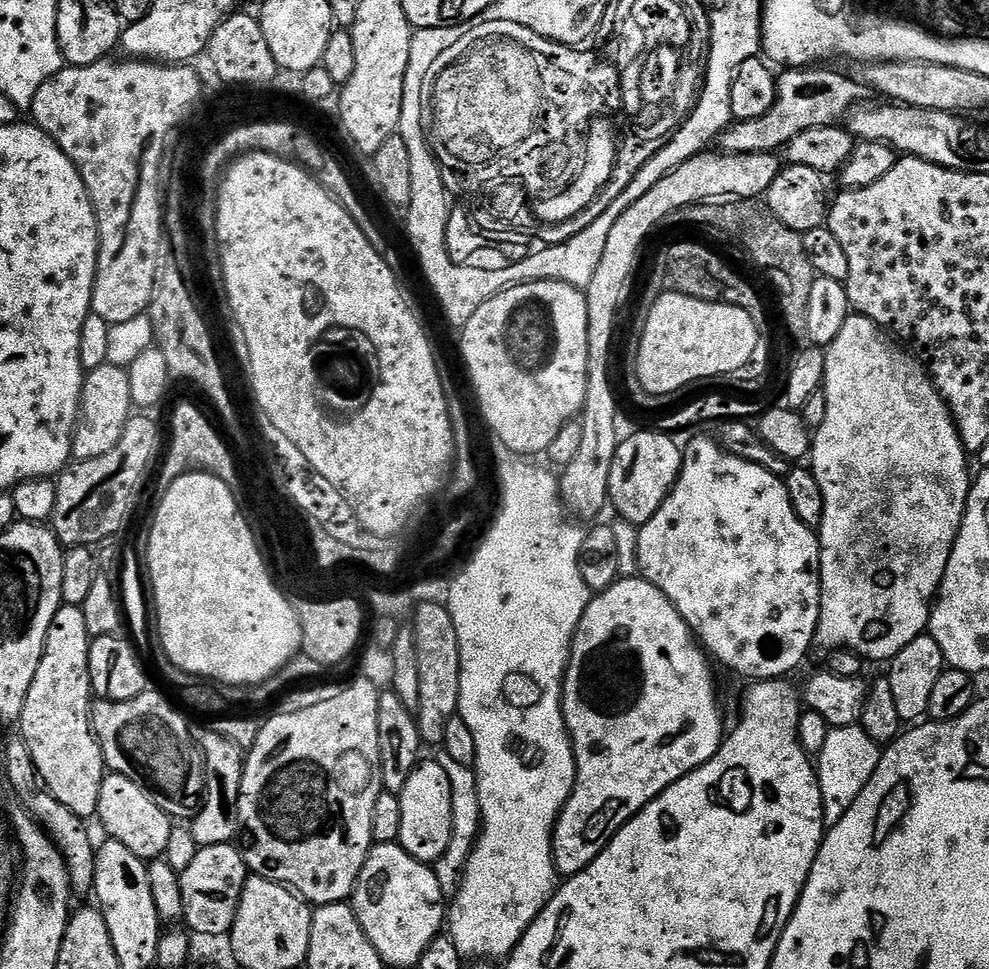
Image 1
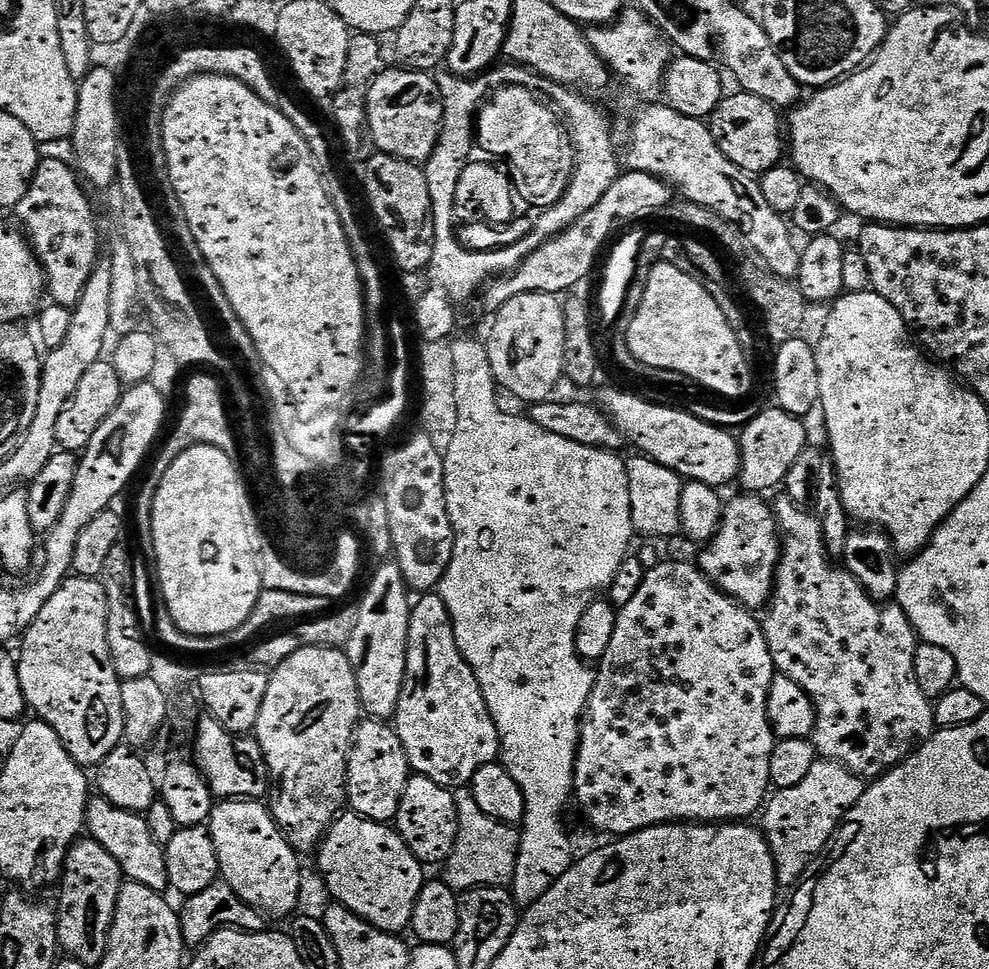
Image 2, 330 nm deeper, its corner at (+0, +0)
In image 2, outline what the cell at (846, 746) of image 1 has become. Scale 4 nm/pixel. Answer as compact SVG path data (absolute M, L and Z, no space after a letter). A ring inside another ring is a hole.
M817 758L814 766L810 766L810 774L806 774L806 778L802 778L802 782L798 782L798 786L781 788L775 793L776 797L773 795L767 801L762 812L762 817L764 816L762 831L772 851L776 867L776 882L781 889L788 887L791 889L793 886L799 885L805 870L828 847L832 837L836 835L836 829L840 827L844 815L860 801L865 787L865 781L861 777L855 776L846 765L839 764L837 760Z

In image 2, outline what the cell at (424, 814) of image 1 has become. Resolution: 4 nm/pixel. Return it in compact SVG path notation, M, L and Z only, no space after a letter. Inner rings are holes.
M409 775L408 785L402 794L402 802L398 806L394 827L421 865L443 865L454 850L455 839L458 838L458 810L453 793L438 782L430 782L430 778Z

